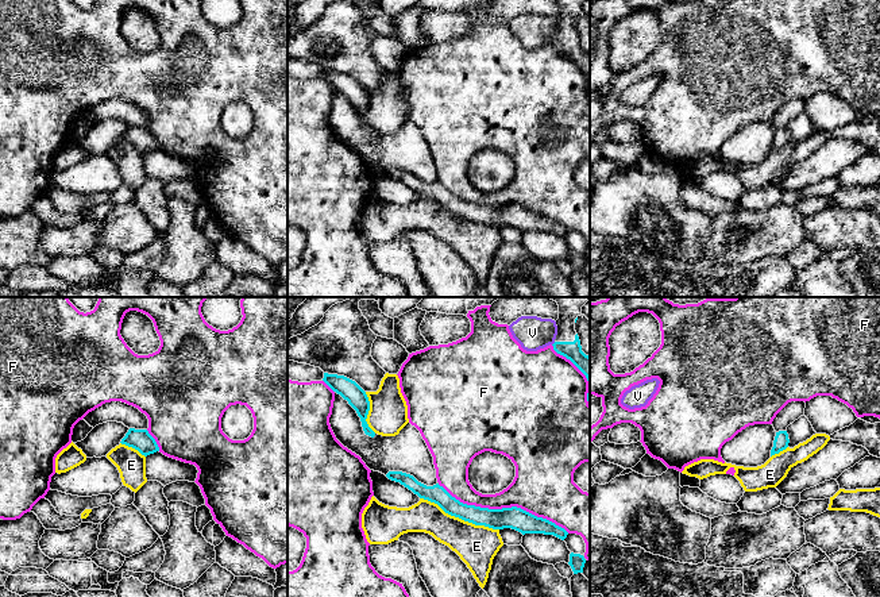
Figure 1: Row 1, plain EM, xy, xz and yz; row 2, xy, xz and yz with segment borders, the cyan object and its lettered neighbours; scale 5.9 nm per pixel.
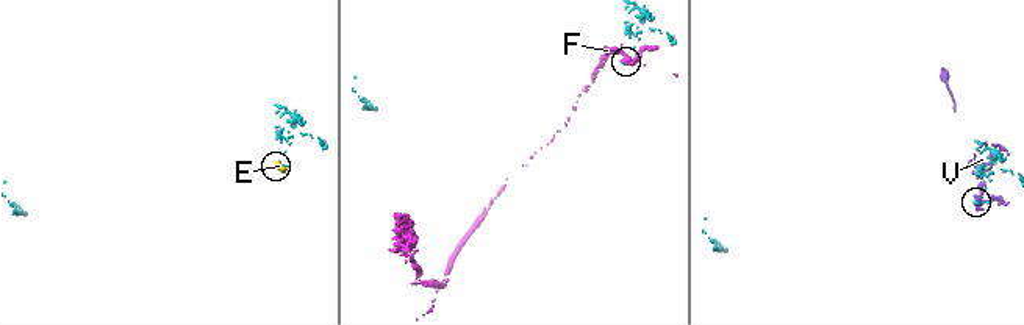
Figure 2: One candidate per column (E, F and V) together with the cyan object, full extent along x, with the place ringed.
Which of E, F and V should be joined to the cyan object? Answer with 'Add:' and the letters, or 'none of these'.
Add: none of these

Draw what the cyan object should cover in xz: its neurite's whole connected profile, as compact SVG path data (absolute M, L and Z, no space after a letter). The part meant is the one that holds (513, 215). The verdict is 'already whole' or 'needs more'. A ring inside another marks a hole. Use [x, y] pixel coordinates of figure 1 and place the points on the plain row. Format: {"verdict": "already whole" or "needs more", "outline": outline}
{"verdict": "already whole", "outline": "M389 169L386 174L391 178L400 180L420 196L437 201L445 211L475 223L485 223L493 227L512 226L521 230L522 232L553 232L561 238L564 238L568 232L564 226L556 223L555 220L543 215L537 215L517 204L489 207L467 203L452 194L439 181L427 184L418 180L413 173L402 169Z"}

